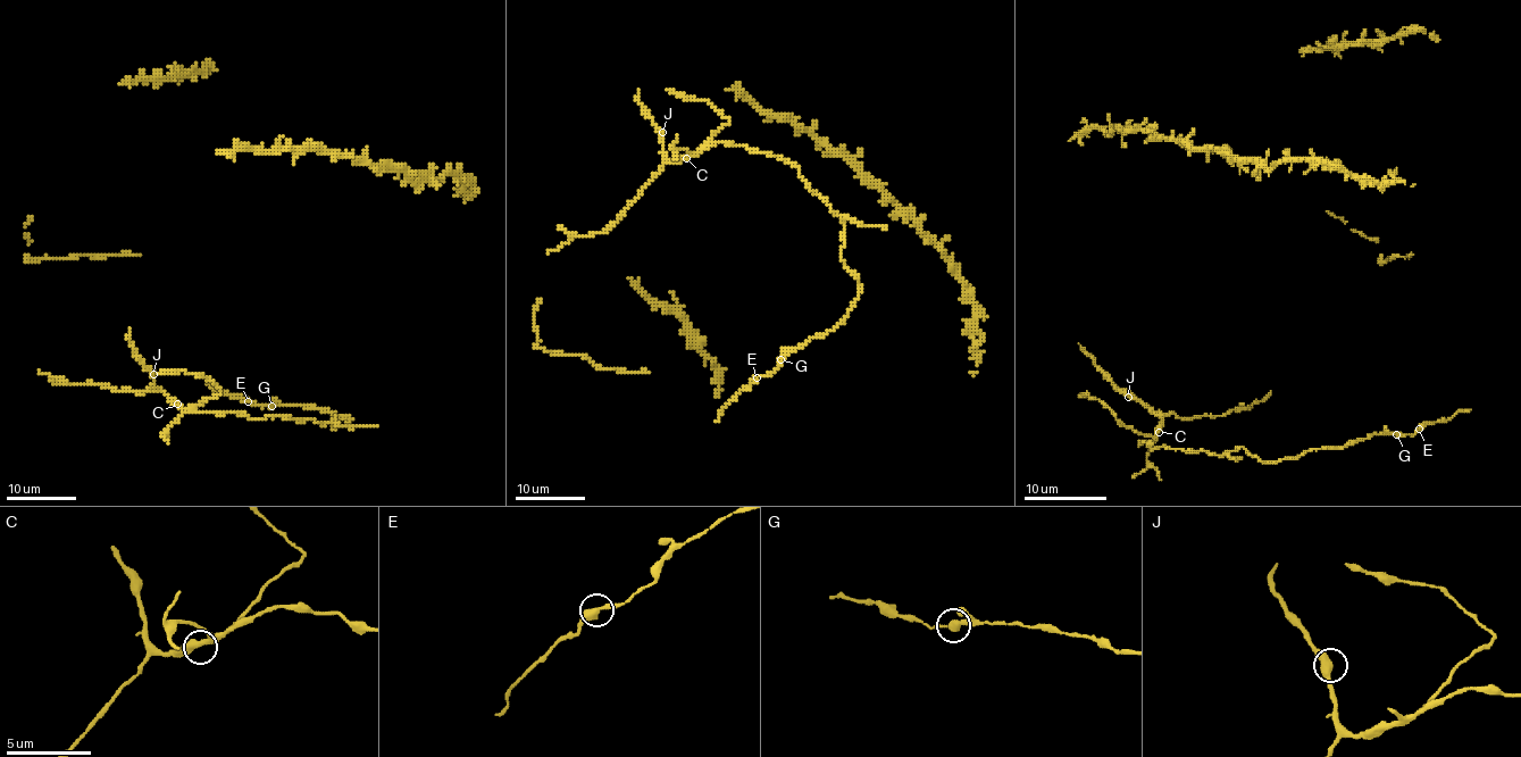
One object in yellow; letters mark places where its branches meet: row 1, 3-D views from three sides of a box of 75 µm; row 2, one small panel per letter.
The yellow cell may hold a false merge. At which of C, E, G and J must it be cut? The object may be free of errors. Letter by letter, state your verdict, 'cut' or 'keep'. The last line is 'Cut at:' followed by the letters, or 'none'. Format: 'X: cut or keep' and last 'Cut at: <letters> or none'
C: keep
E: keep
G: keep
J: keep
Cut at: none

